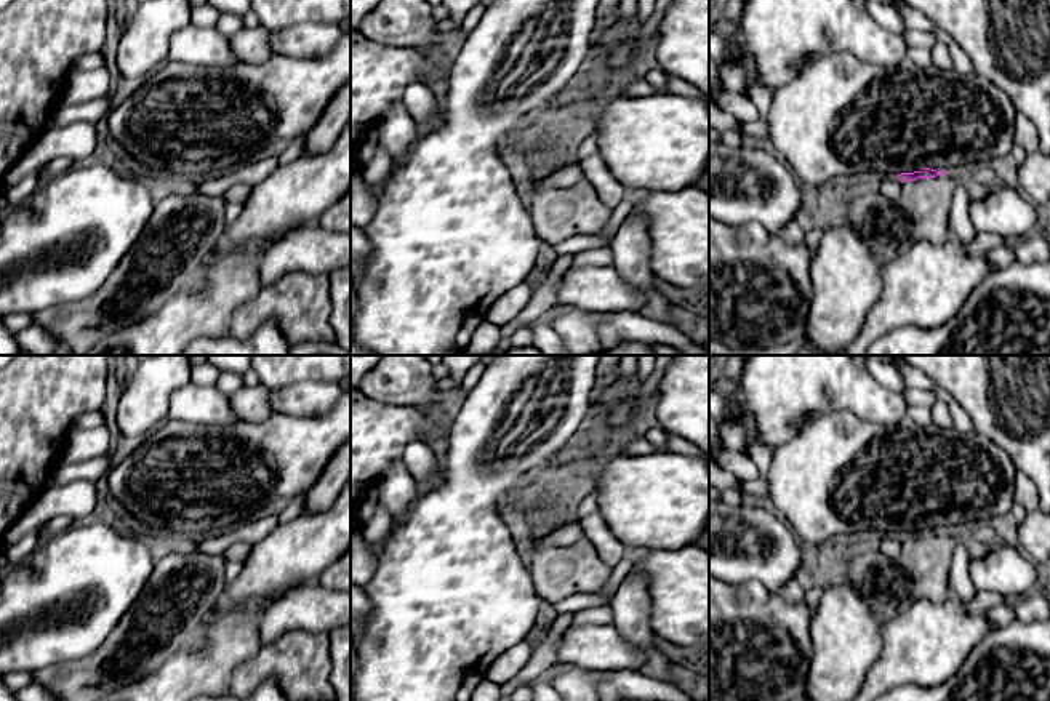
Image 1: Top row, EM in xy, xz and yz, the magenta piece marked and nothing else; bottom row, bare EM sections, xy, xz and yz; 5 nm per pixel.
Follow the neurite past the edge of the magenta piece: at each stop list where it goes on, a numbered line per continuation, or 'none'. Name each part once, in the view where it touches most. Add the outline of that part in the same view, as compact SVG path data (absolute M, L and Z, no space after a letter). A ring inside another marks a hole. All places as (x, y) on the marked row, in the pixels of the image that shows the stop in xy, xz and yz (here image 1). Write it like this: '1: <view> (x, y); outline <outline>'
1: yz (921, 212); outline M944 171L936 178L904 181L901 194L893 200L874 187L847 192L839 218L864 238L884 266L916 240L936 245L948 240L956 179L954 173Z

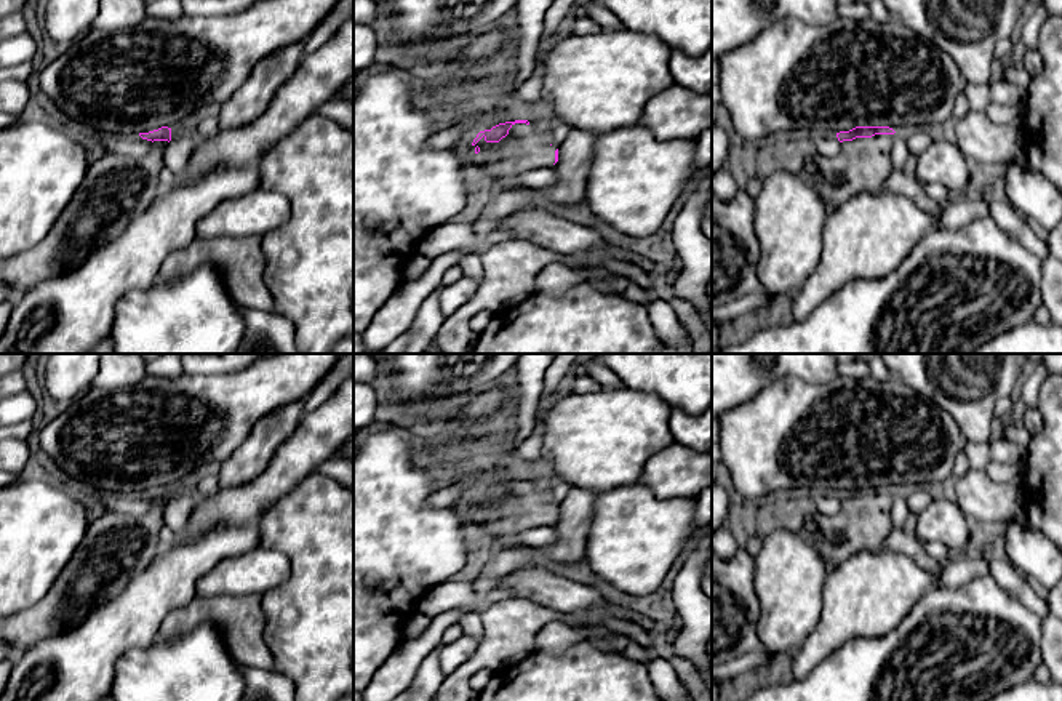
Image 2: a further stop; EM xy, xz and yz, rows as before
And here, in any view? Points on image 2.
1: xz (522, 149); outline M512 125L509 134L499 142L486 142L483 136L473 146L477 134L465 138L461 152L472 176L485 187L497 179L555 163L557 149L531 125Z

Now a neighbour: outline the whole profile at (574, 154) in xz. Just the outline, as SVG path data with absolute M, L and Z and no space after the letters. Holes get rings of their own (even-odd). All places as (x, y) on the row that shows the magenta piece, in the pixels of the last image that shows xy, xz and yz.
M571 128L558 147L558 162L553 165L557 182L545 187L545 195L560 205L579 205L585 200L585 182L590 171L597 133Z

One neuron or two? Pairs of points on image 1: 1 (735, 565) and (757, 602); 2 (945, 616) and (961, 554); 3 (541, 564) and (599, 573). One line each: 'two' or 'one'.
1: two
2: two
3: one

